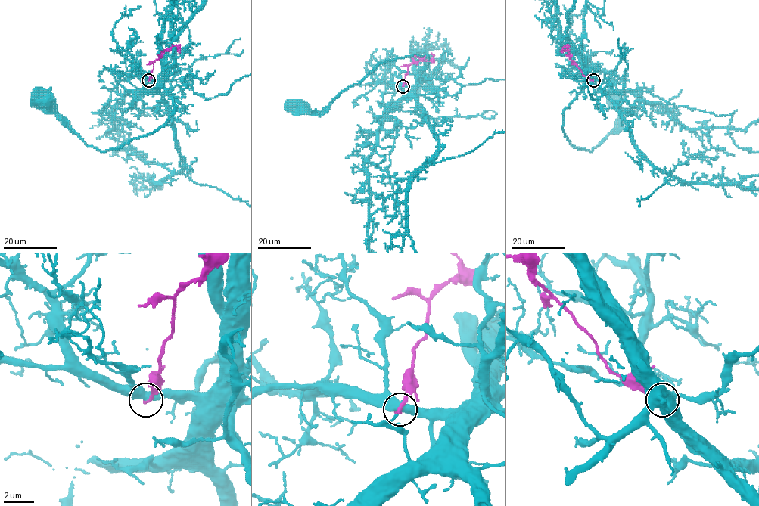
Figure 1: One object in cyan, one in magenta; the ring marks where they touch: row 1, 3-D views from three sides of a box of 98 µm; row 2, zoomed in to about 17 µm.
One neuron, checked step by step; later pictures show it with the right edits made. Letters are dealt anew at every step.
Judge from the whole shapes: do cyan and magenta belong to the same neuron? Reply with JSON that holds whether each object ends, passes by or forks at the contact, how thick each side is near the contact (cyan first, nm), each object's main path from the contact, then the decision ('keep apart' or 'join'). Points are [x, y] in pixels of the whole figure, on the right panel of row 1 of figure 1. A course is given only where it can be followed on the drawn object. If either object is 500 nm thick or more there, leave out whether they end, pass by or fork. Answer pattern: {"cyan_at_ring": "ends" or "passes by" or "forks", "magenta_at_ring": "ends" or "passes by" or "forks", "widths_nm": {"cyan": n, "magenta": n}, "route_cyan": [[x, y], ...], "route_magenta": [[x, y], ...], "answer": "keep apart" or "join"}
{"widths_nm": {"cyan": 500, "magenta": 280}, "route_cyan": [[592, 81], [564, 113], [563, 131], [570, 143], [591, 151], [617, 126], [620, 113], [617, 97], [613, 97]], "route_magenta": [[592, 81], [586, 77], [570, 59], [567, 45], [561, 51], [562, 53]], "answer": "keep apart"}

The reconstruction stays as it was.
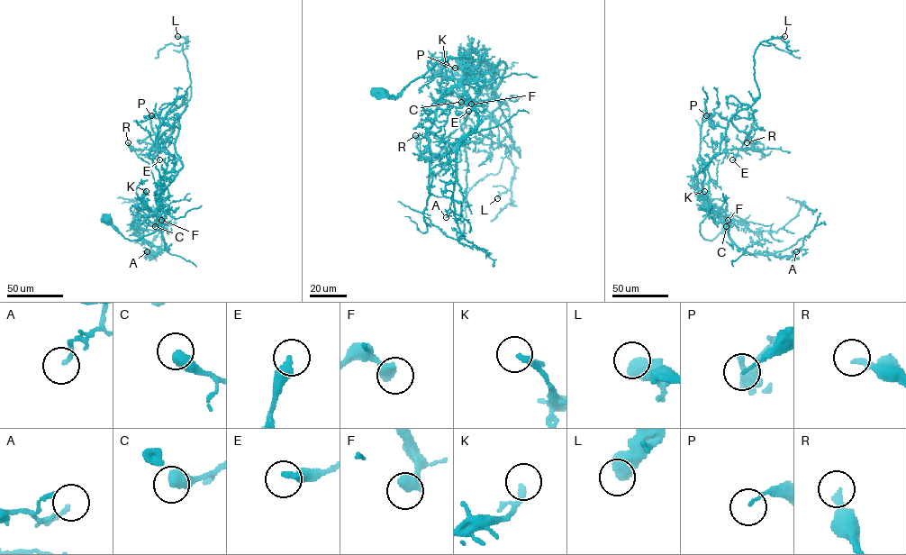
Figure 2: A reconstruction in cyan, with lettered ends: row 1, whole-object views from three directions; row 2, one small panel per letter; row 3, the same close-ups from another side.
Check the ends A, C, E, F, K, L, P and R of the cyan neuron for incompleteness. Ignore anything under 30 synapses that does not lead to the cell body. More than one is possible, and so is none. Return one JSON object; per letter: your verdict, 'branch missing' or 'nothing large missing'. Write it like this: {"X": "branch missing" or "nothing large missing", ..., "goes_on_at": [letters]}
{"A": "nothing large missing", "C": "nothing large missing", "E": "nothing large missing", "F": "nothing large missing", "K": "nothing large missing", "L": "branch missing", "P": "nothing large missing", "R": "branch missing", "goes_on_at": ["L", "R"]}

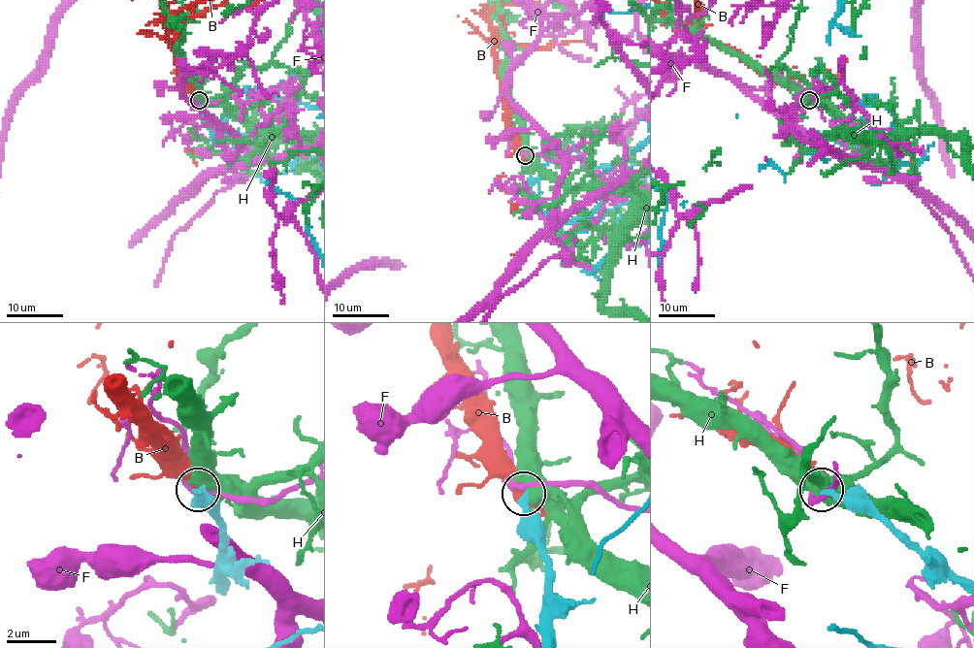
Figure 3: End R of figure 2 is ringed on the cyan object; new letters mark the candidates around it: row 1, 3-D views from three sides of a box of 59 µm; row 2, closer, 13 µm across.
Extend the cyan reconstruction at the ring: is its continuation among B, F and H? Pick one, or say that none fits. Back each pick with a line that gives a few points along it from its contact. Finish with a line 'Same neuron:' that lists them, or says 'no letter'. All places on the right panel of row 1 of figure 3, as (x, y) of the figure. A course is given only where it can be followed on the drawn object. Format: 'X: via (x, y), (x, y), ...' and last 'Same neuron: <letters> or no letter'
Same neuron: no letter

